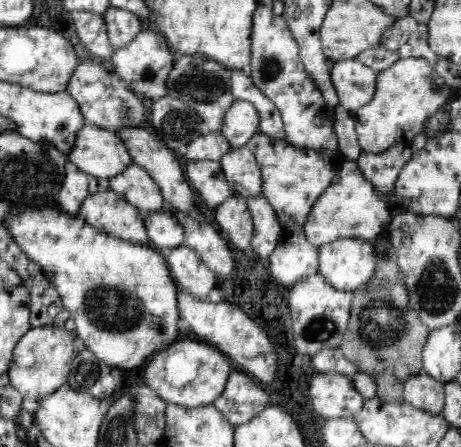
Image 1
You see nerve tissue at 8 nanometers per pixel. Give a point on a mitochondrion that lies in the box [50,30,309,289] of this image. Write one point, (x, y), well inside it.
(203, 86)

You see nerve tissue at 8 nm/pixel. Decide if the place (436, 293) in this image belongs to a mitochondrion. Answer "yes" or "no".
yes

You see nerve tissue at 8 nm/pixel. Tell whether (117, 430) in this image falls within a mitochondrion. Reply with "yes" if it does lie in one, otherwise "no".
yes

